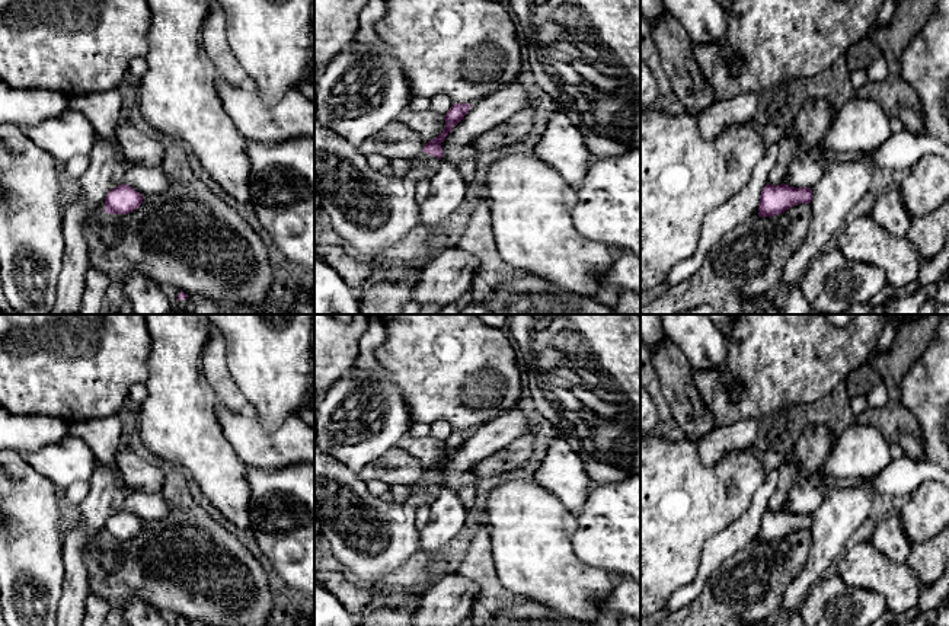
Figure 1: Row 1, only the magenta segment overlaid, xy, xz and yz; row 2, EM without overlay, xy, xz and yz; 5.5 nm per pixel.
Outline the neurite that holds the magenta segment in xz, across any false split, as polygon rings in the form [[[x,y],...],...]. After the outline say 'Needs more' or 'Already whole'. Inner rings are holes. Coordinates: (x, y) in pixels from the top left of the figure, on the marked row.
[[[314,103],[314,189],[320,198],[320,210],[329,218],[333,230],[342,239],[342,245],[354,255],[374,264],[377,256],[383,256],[387,264],[387,255],[396,245],[418,224],[419,204],[415,192],[419,181],[431,181],[441,166],[441,143],[448,132],[464,118],[472,105],[453,103],[444,115],[445,127],[434,140],[428,141],[422,153],[403,176],[387,176],[380,170],[370,167],[364,156],[349,141],[322,125],[317,121]]]. Needs more

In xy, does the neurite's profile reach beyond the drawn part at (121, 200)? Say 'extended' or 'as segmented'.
as segmented

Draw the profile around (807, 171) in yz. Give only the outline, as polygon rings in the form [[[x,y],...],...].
[[[803,154],[790,163],[783,183],[793,188],[814,186],[825,172],[825,167],[812,154]]]

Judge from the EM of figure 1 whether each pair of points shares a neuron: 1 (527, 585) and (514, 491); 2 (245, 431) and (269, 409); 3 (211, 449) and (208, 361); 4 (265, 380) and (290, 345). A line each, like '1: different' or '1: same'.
1: same
2: different
3: different
4: same

